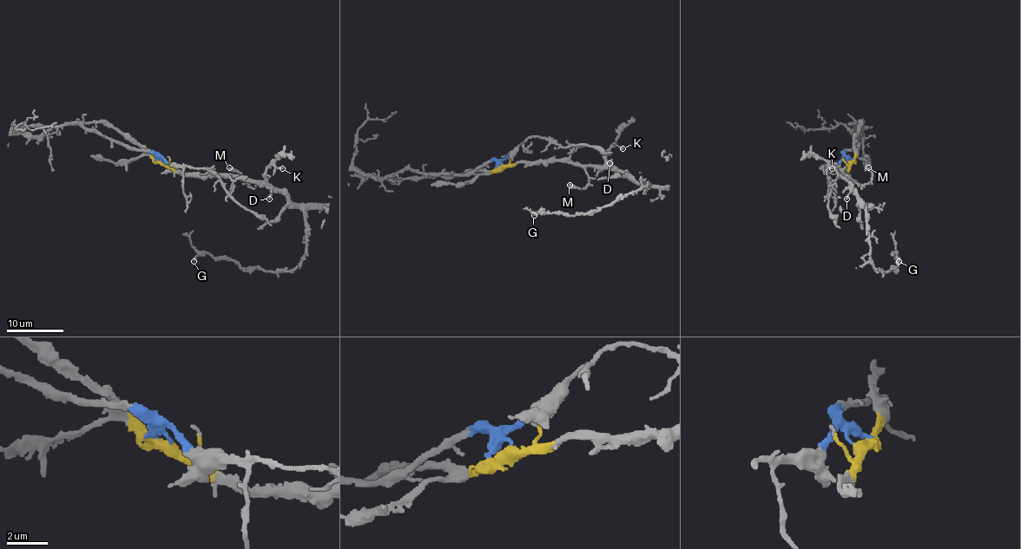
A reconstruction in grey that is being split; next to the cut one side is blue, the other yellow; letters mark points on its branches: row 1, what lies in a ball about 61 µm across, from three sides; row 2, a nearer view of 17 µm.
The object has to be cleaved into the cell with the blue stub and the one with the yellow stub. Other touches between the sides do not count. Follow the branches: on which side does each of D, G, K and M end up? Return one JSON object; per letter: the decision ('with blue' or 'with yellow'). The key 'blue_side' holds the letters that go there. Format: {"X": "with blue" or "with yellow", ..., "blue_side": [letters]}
{"D": "with yellow", "G": "with yellow", "K": "with yellow", "M": "with yellow", "blue_side": []}

